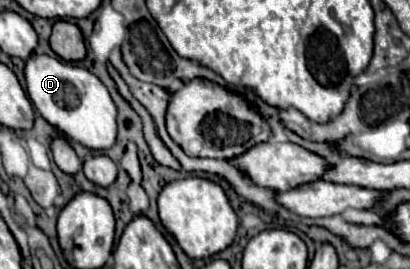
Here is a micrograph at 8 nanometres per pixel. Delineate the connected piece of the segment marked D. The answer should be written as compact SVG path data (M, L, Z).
M32 54L24 68L26 90L42 114L66 138L86 146L88 150L110 150L116 142L116 106L106 86L90 70L72 66L68 62L50 58L46 54Z

